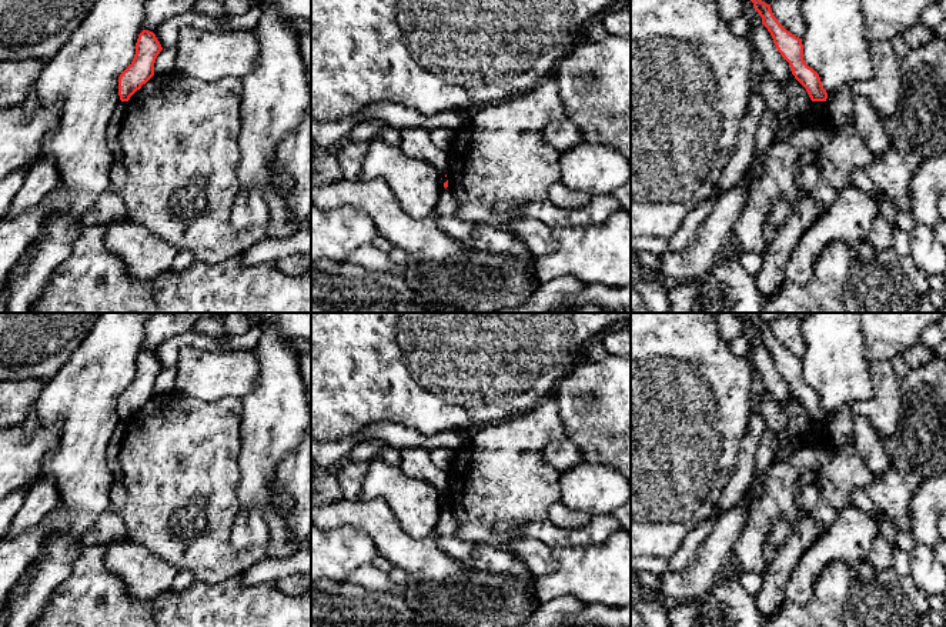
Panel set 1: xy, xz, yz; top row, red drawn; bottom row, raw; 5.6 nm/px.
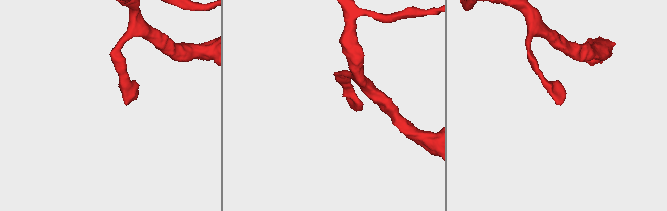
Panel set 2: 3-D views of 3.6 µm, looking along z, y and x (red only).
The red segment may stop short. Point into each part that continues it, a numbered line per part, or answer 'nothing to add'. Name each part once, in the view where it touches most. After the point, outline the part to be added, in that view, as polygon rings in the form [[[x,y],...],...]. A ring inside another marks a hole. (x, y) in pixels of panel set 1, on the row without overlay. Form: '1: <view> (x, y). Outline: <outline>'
nothing to add

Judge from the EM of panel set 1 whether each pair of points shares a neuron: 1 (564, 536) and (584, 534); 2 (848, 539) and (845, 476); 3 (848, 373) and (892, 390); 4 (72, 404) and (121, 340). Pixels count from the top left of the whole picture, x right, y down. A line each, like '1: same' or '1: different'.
1: same
2: different
3: different
4: same

